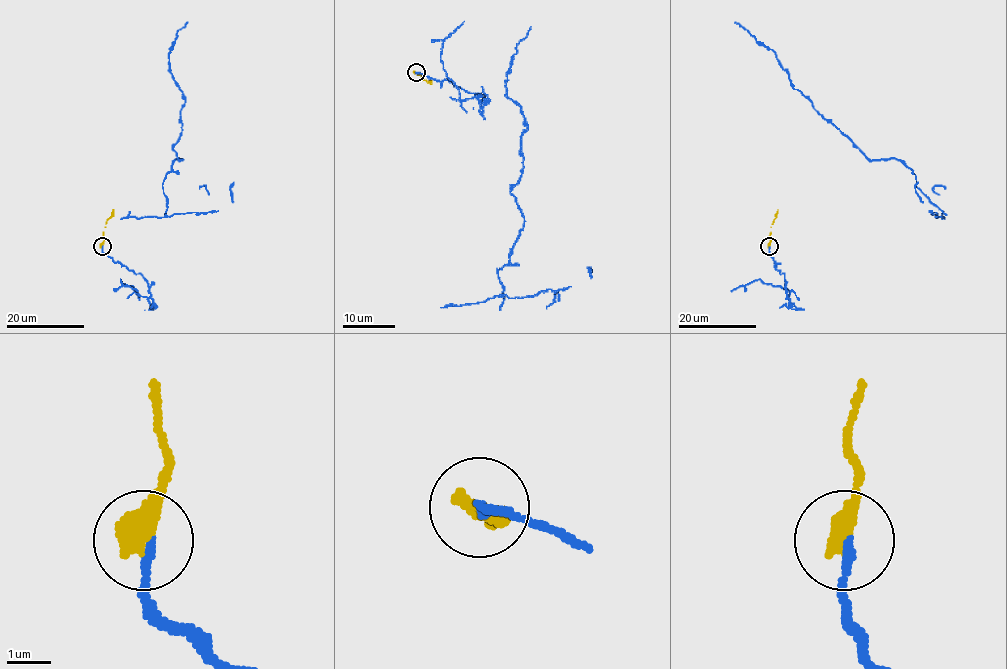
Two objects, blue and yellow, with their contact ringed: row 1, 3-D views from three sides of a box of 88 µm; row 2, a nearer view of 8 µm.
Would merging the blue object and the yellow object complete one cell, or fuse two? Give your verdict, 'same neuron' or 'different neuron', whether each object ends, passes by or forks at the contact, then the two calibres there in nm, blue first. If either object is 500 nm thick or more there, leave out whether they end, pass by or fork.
different neuron | blue ends | yellow ends | 190/480 nm

